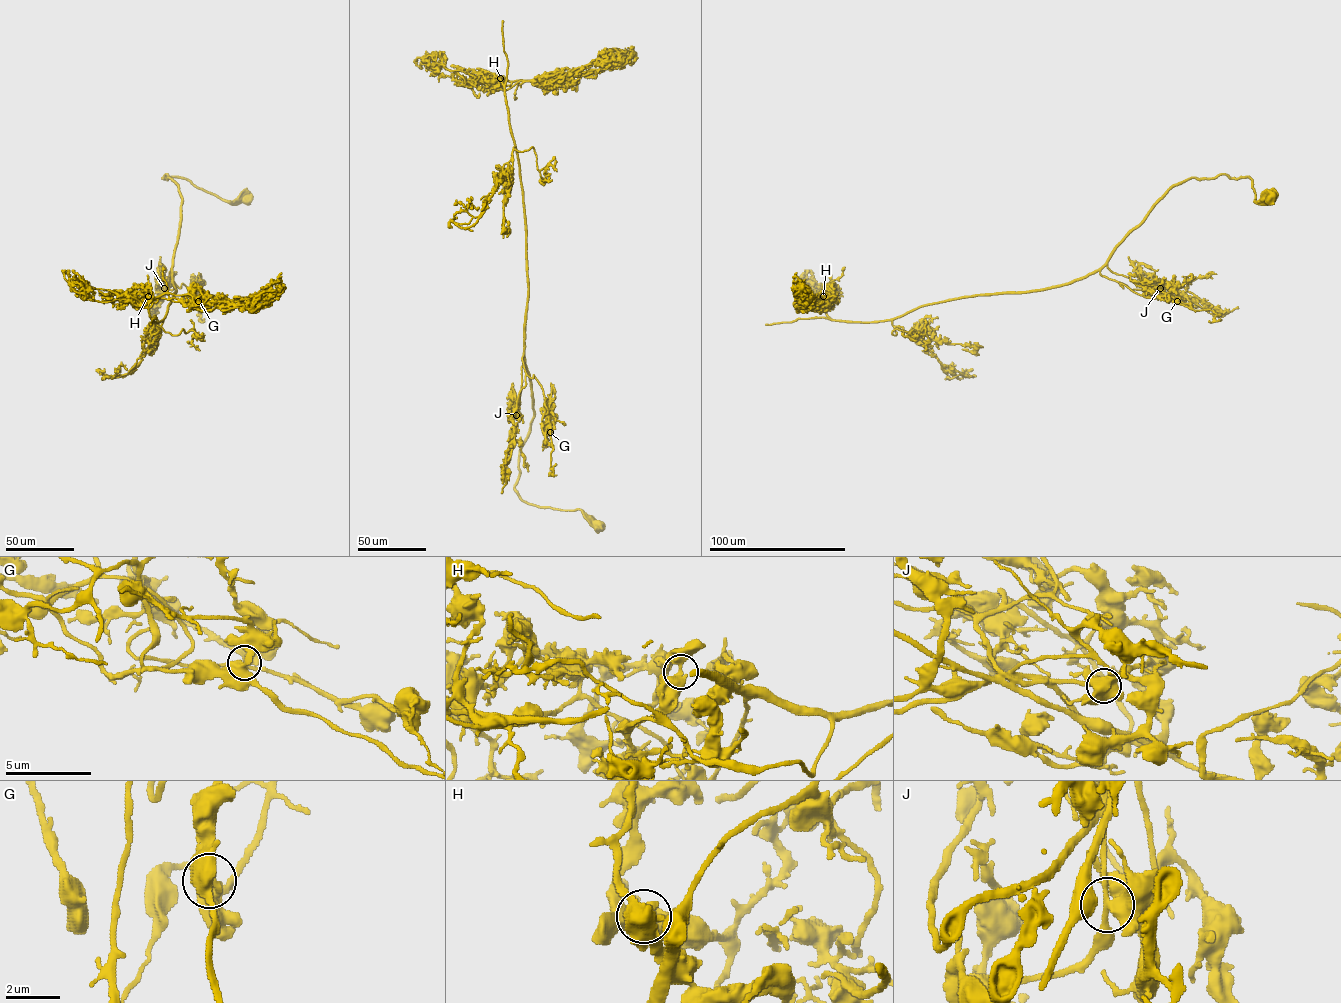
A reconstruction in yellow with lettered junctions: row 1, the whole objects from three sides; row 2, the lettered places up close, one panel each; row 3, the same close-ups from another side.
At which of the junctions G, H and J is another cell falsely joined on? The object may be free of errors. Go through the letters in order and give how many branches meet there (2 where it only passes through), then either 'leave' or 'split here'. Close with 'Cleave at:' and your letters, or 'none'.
G: 2 | leave
H: 2 | leave
J: 2 | leave
Cleave at: none

